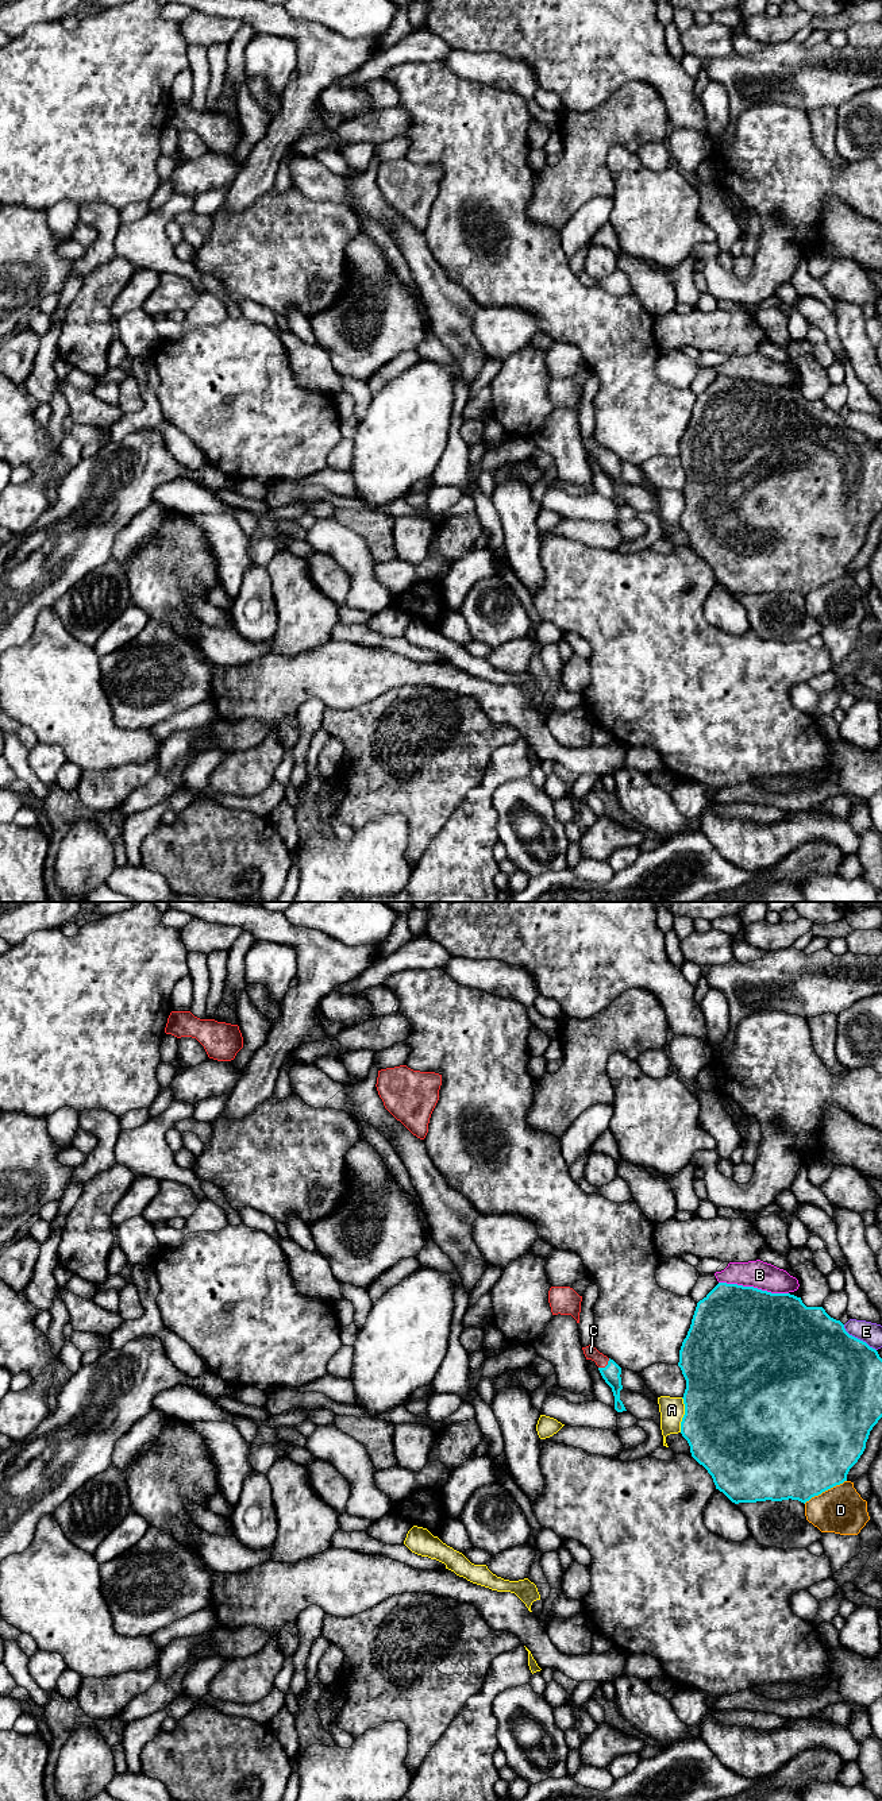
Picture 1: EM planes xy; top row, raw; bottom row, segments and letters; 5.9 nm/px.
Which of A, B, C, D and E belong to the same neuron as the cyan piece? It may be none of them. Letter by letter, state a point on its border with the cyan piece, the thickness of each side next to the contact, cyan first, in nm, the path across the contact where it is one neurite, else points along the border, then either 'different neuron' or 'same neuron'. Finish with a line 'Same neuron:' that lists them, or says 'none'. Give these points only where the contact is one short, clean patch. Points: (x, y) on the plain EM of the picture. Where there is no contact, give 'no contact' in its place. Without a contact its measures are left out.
A: xy (684, 508) | 500/150 nm | different neuron
B: xy (753, 380) | 500/160 nm | different neuron
C: xy (607, 458) | 110/80 nm | across xy (611, 466), (607, 458), (590, 444) | same neuron
D: xy (824, 583) | 500/280 nm | different neuron
E: xy (857, 431) | 500/130 nm | different neuron
Same neuron: C

